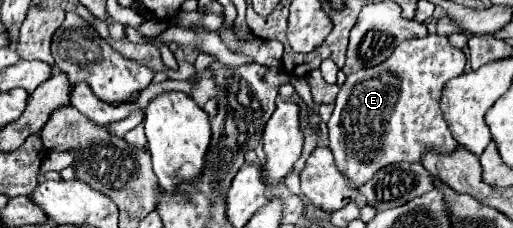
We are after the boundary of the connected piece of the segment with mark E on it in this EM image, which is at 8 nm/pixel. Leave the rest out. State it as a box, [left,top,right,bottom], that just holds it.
[328,34,466,188]

